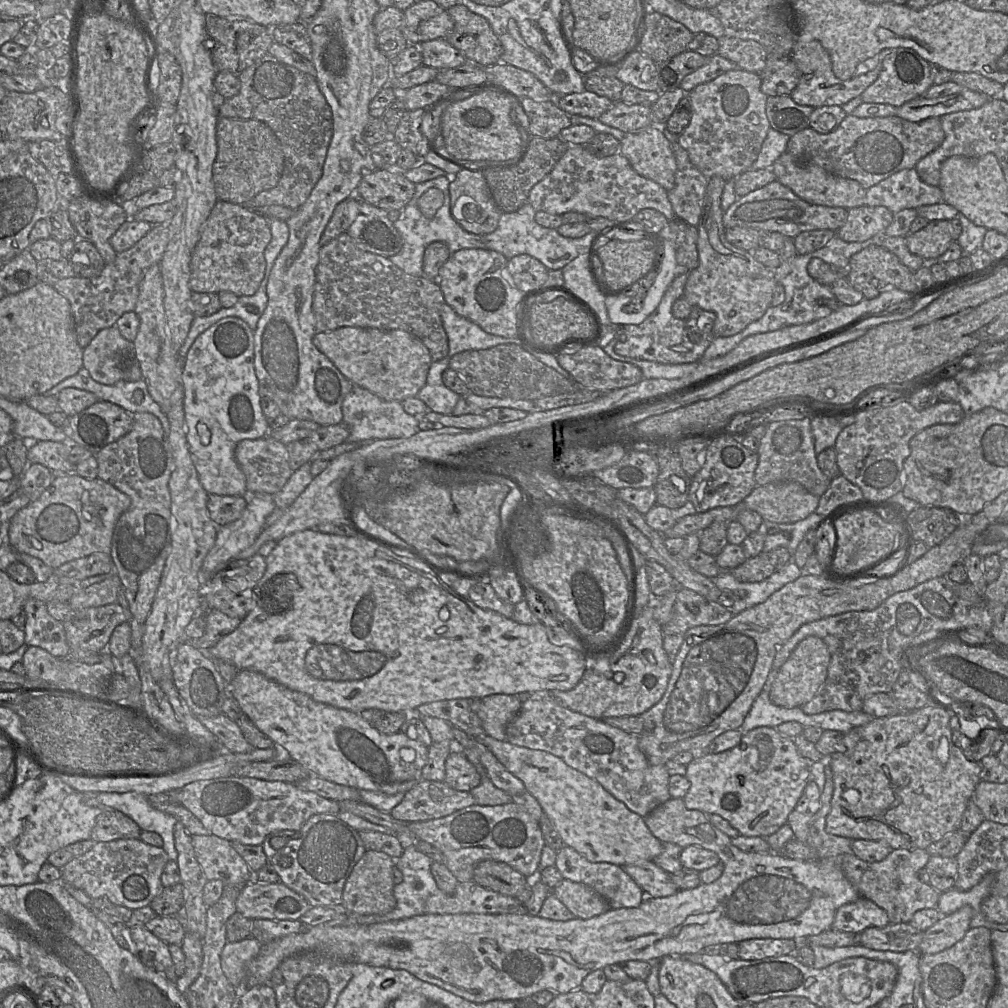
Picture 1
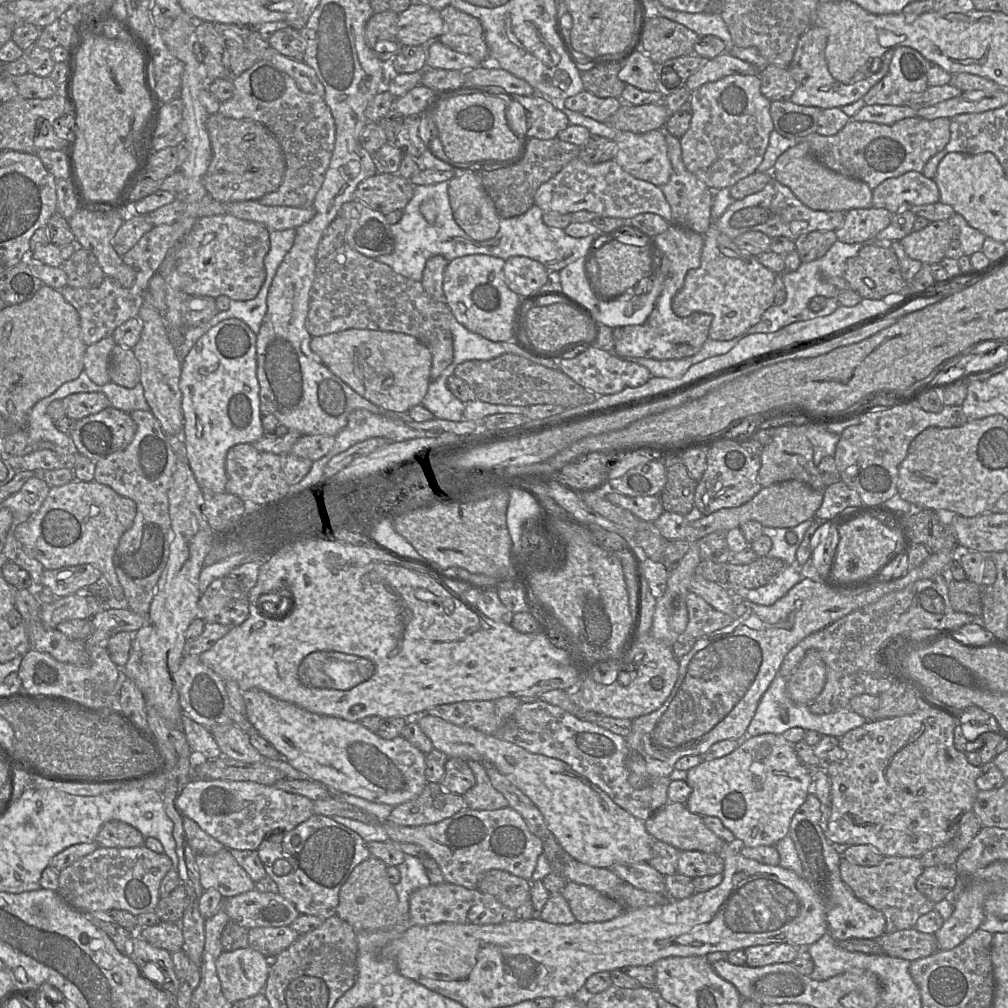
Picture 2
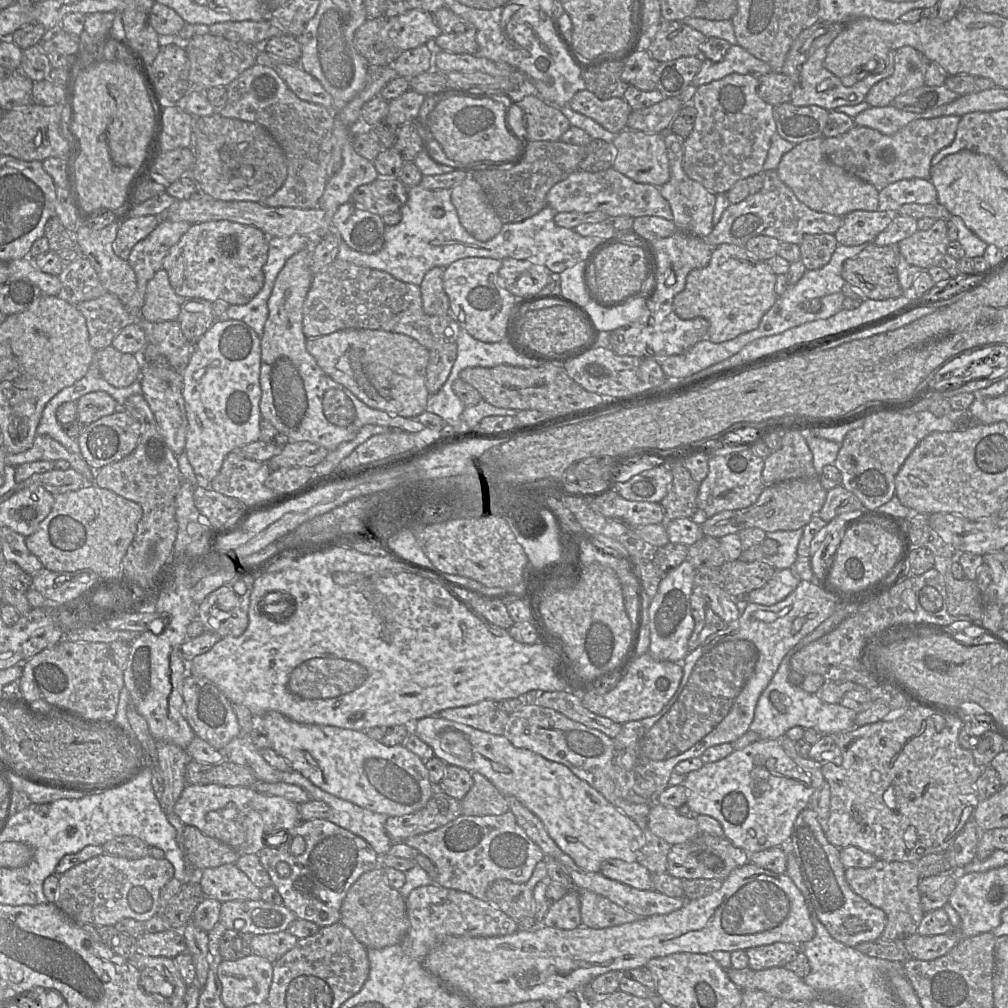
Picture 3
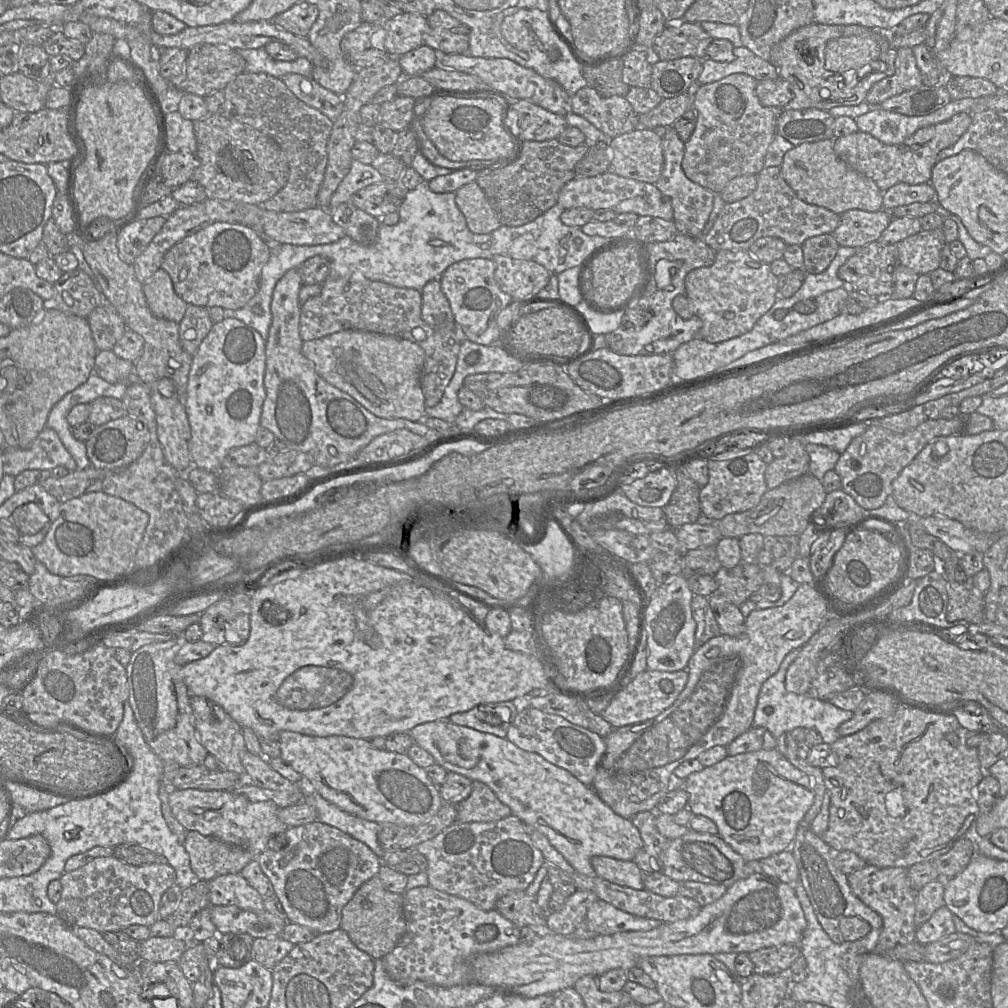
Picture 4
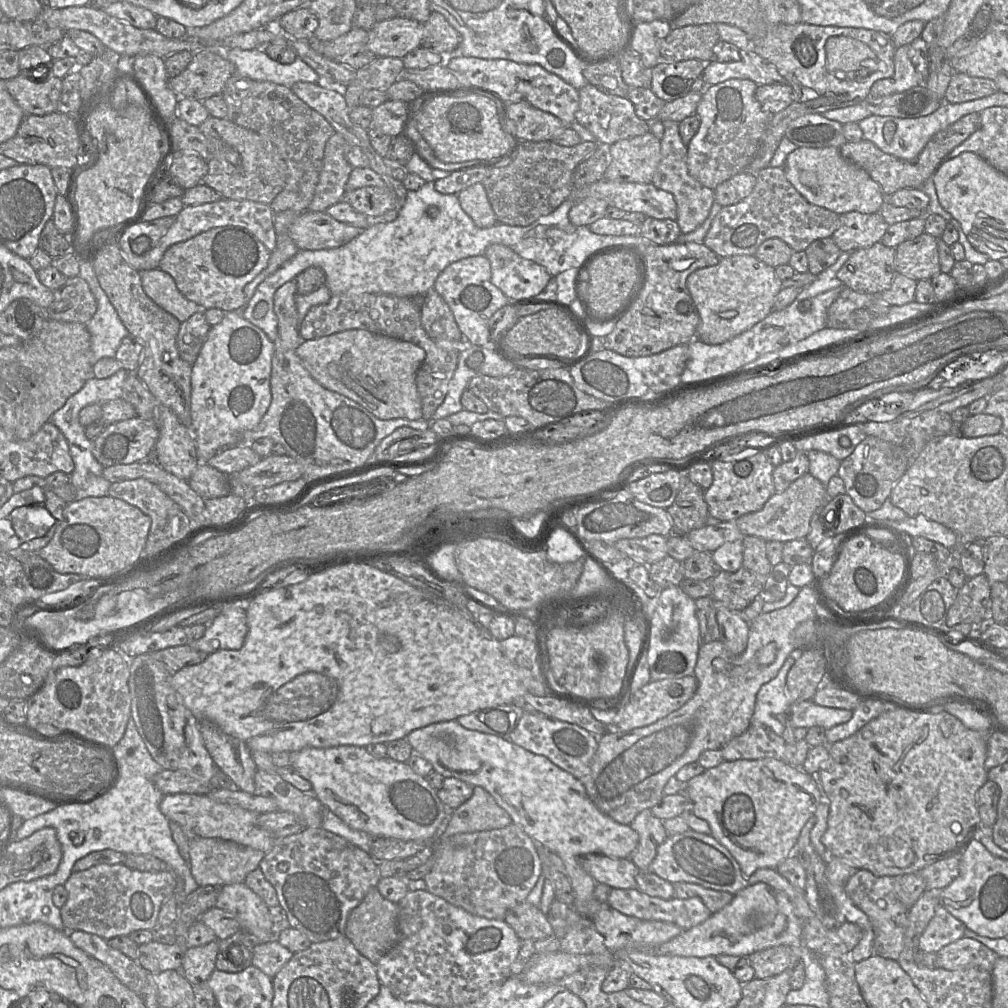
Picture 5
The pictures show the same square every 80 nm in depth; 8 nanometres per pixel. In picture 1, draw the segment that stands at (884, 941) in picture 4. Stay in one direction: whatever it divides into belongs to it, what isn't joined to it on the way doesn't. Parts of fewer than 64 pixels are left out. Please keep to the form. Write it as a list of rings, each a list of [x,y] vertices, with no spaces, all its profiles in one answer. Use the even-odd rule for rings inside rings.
[[[893,849],[886,858],[876,862],[863,861],[853,853],[843,854],[839,857],[839,864],[860,896],[884,909],[889,922],[897,924],[909,923],[919,910],[937,908],[940,892],[919,878],[929,858],[925,849]]]

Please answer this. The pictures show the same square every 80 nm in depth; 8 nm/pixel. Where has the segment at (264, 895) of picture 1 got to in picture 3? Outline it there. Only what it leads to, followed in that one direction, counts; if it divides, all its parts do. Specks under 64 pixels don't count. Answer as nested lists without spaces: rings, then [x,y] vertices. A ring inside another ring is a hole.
[[[262,899],[222,902],[219,917],[226,929],[252,935],[286,931],[296,919],[284,904],[271,904]]]

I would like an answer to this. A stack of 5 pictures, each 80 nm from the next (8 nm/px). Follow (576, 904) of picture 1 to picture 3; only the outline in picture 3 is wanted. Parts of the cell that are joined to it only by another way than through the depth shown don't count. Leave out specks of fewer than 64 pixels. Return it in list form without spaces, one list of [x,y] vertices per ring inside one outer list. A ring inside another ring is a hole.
[[[577,889],[580,897],[581,925],[601,929],[636,921],[640,917],[608,898],[589,890]]]

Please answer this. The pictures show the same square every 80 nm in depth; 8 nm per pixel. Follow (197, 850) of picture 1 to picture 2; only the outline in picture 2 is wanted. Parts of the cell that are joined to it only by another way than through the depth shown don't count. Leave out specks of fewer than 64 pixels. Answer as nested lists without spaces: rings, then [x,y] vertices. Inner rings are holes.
[[[229,849],[213,855],[197,854],[195,859],[204,890],[216,889],[223,898],[231,898],[255,889],[255,883]]]

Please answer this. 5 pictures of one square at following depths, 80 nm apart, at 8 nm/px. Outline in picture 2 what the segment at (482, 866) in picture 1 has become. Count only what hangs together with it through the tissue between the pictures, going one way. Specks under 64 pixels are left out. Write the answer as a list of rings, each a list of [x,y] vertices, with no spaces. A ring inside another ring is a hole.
[[[492,869],[479,877],[477,889],[494,896],[504,906],[516,910],[530,899],[530,884],[530,881],[509,872]]]

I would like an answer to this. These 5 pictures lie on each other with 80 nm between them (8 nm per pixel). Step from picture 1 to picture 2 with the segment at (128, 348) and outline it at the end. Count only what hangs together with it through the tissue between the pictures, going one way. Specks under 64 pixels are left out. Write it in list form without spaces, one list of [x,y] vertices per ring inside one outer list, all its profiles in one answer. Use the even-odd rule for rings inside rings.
[[[109,336],[86,348],[84,370],[90,379],[98,385],[105,385],[111,381],[108,366],[111,351],[115,345],[113,336]]]

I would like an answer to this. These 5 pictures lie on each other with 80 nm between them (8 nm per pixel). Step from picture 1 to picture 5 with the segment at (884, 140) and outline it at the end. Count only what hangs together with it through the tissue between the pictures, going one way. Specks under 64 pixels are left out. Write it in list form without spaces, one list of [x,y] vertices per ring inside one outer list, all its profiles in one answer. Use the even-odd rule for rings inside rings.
[[[971,113],[961,117],[946,129],[935,134],[913,161],[901,160],[884,153],[866,139],[862,139],[859,142],[846,142],[839,150],[844,158],[864,169],[880,185],[886,201],[887,195],[891,195],[902,188],[920,188],[934,174],[942,160],[947,158],[956,146],[979,129],[980,125],[979,113]]]

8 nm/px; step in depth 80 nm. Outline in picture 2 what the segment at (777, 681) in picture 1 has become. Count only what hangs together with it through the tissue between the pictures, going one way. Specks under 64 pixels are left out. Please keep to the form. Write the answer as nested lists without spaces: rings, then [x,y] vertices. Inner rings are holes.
[[[810,649],[787,678],[786,692],[797,704],[809,705],[826,682],[826,666],[818,650]]]

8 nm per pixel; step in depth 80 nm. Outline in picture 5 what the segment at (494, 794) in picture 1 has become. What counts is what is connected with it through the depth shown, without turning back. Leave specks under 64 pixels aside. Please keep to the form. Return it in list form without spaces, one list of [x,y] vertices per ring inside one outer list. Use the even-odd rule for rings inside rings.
[[[480,786],[473,787],[471,797],[449,812],[448,825],[436,841],[455,834],[500,829],[512,823],[509,814]]]

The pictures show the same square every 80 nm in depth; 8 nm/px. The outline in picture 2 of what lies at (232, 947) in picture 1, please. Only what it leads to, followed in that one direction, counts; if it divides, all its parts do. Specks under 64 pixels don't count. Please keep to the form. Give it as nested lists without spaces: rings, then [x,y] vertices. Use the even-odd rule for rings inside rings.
[[[247,947],[223,951],[216,962],[222,993],[230,1003],[264,993],[271,960]]]

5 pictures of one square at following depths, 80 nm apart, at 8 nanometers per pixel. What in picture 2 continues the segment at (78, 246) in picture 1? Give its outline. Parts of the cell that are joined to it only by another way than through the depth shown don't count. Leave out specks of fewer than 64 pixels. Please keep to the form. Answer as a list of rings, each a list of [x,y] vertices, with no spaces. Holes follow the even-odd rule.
[[[78,247],[71,257],[63,261],[62,268],[67,275],[67,285],[75,288],[97,288],[105,278],[95,255]]]

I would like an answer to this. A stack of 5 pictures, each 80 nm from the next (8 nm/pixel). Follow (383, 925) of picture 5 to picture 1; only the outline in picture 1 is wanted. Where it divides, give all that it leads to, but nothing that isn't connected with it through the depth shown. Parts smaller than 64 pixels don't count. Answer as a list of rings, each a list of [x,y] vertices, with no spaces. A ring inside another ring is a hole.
[[[367,849],[354,865],[345,882],[342,891],[341,911],[345,914],[385,914],[392,911],[396,905],[392,880],[394,867],[395,860],[389,855]]]

